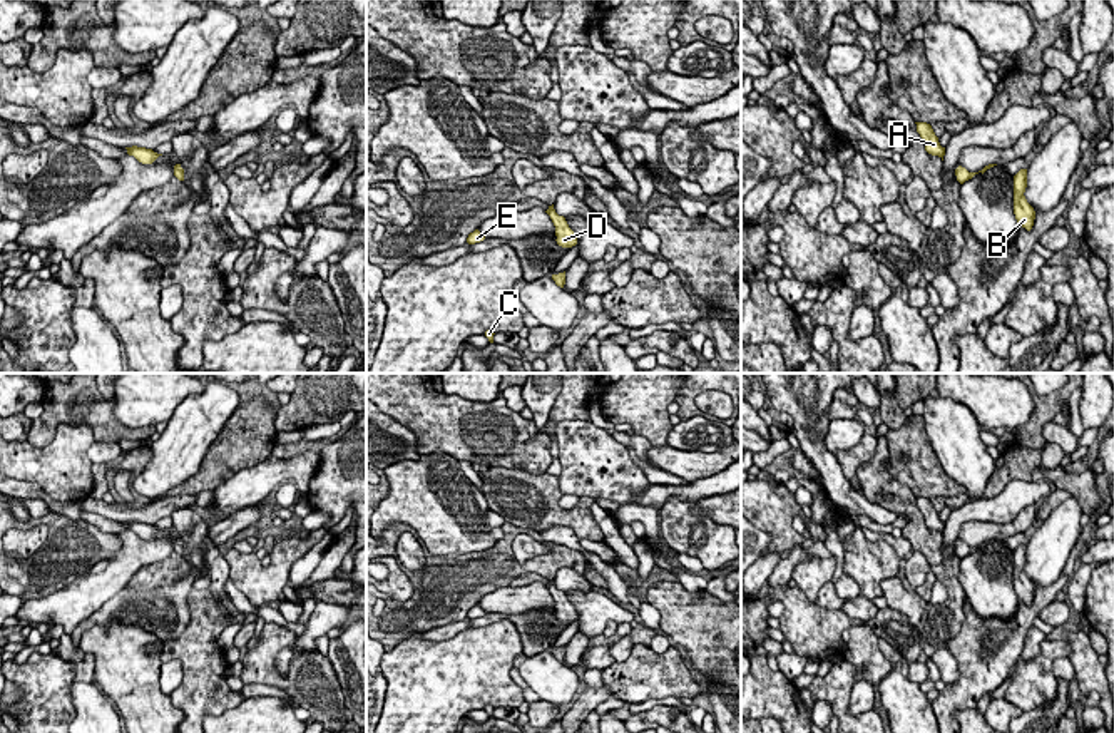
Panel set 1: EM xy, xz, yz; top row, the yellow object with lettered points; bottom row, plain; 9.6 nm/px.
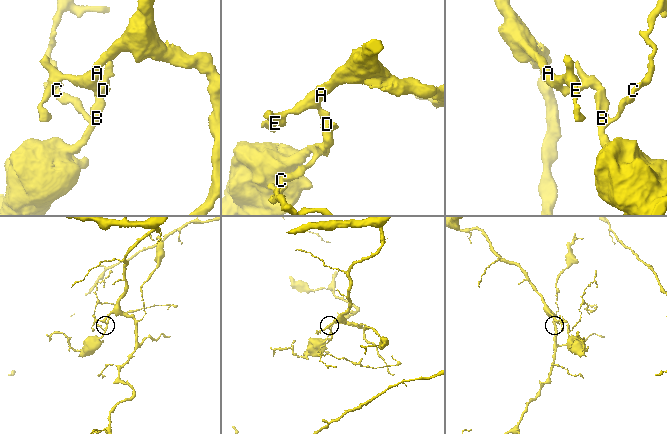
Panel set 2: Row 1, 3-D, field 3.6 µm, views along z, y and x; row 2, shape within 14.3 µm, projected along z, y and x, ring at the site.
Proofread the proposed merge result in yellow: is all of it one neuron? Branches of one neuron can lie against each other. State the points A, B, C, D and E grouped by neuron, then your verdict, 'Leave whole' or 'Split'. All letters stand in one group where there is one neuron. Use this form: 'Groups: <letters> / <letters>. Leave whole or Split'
Groups: A B C D E. Leave whole

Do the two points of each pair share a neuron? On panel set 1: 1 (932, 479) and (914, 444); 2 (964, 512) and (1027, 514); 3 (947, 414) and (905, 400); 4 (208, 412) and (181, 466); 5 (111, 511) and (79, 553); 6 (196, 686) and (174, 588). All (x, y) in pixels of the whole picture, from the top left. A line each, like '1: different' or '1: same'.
1: same
2: different
3: different
4: same
5: different
6: different

